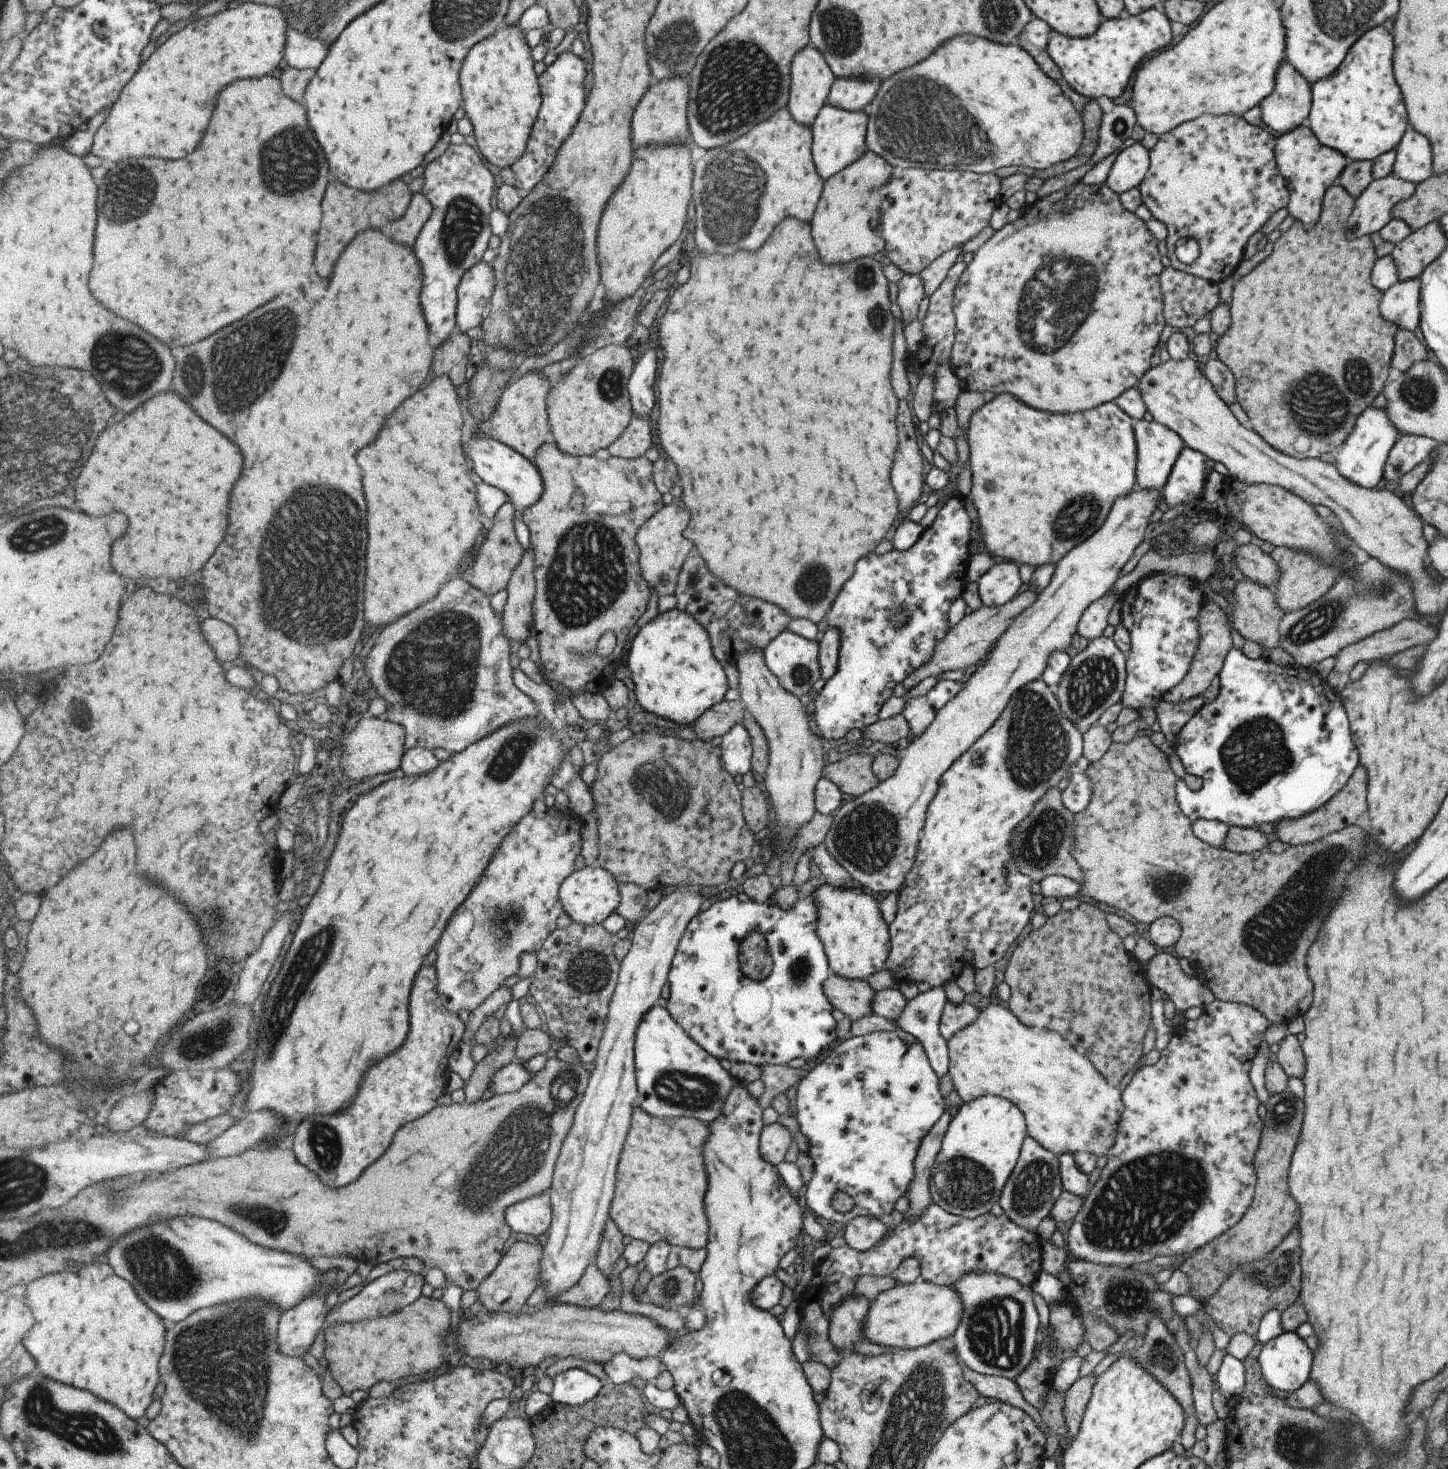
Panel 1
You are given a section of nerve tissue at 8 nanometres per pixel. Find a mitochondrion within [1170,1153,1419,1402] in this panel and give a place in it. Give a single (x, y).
(1280, 1272)

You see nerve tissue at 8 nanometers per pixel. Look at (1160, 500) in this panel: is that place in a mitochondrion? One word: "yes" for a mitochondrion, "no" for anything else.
no

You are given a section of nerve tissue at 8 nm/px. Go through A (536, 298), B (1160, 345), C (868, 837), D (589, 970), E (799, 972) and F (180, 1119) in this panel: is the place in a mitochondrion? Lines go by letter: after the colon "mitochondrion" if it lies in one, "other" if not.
A: mitochondrion
B: other
C: mitochondrion
D: mitochondrion
E: mitochondrion
F: other

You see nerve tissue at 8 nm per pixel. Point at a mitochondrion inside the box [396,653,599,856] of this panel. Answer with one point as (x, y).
(511, 755)

